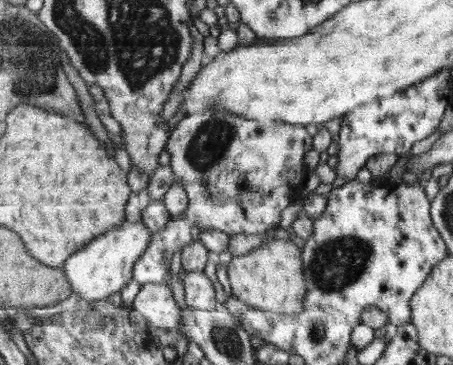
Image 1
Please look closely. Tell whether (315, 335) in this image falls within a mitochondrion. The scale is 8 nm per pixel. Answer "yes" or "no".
no

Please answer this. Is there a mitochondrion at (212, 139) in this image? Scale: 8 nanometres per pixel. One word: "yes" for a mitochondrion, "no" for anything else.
yes

